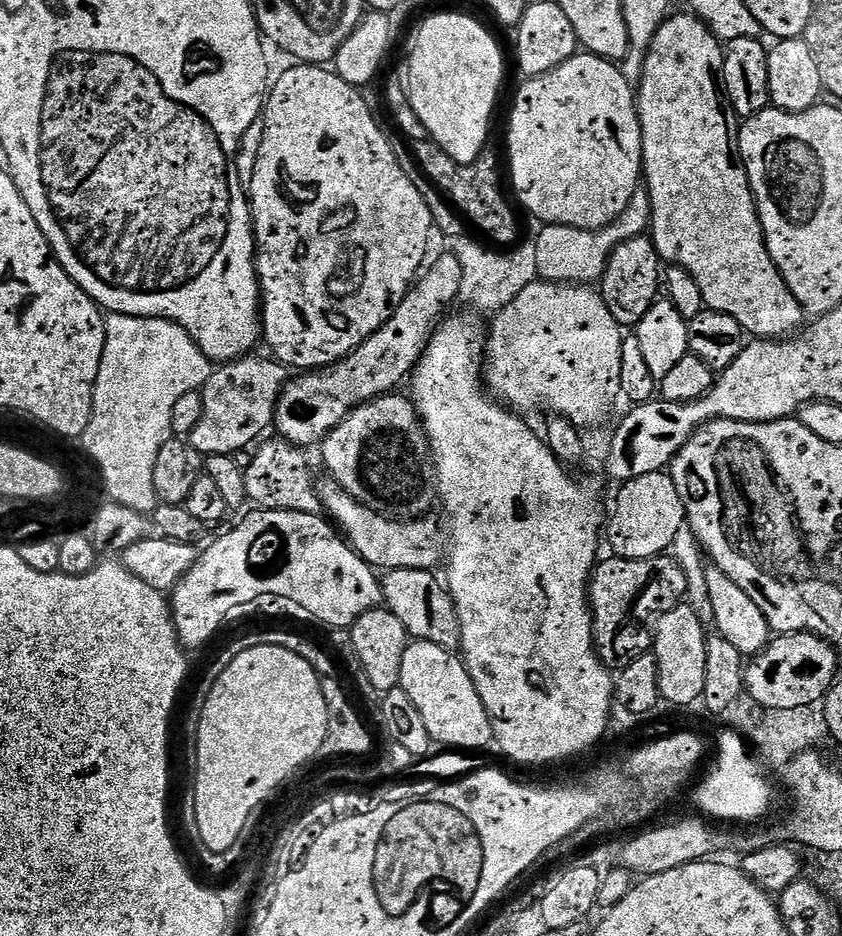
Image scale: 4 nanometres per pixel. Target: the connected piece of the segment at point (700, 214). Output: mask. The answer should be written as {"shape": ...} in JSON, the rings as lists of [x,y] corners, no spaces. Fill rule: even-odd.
{"shape":[[[684,10],[681,16],[669,15],[649,44],[644,69],[635,93],[636,113],[642,130],[642,158],[644,159],[642,184],[648,193],[648,204],[652,207],[650,237],[657,248],[657,254],[665,265],[684,268],[690,274],[690,278],[694,278],[694,282],[698,282],[698,290],[702,290],[705,309],[724,312],[730,318],[734,318],[734,322],[738,322],[738,326],[742,326],[749,337],[788,338],[801,331],[806,313],[804,307],[796,301],[794,294],[786,286],[778,266],[770,258],[768,247],[764,241],[762,222],[756,209],[756,199],[748,181],[748,172],[744,169],[743,164],[734,159],[734,137],[738,132],[738,117],[732,109],[728,95],[724,93],[724,49],[725,45],[722,41],[688,10]]]}

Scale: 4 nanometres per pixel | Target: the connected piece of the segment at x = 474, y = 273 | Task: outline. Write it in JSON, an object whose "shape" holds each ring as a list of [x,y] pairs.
{"shape":[[[467,234],[454,237],[448,242],[452,255],[458,258],[461,293],[466,296],[470,293],[473,304],[481,309],[478,309],[481,313],[495,314],[508,306],[526,286],[539,277],[537,242],[535,237],[529,236],[524,246],[520,244],[505,250],[497,250],[489,245],[484,246],[472,236]]]}

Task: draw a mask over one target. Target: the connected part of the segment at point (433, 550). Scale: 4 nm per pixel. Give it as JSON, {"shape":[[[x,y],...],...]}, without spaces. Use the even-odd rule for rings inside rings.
{"shape":[[[331,478],[321,479],[316,492],[320,496],[321,509],[330,517],[331,523],[343,532],[347,543],[374,570],[383,570],[385,573],[396,570],[433,571],[438,569],[439,564],[441,567],[445,563],[446,532],[432,518],[398,520],[383,516],[346,494],[346,490],[342,490],[342,486]]]}

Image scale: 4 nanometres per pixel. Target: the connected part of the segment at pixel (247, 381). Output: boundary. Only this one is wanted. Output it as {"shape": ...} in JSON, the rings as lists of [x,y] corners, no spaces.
{"shape":[[[249,354],[238,360],[221,363],[204,384],[200,392],[202,418],[186,437],[187,442],[202,457],[214,454],[236,456],[247,444],[255,445],[265,435],[263,432],[273,427],[276,403],[280,391],[290,379],[290,372],[279,360],[267,355],[256,355]]]}

